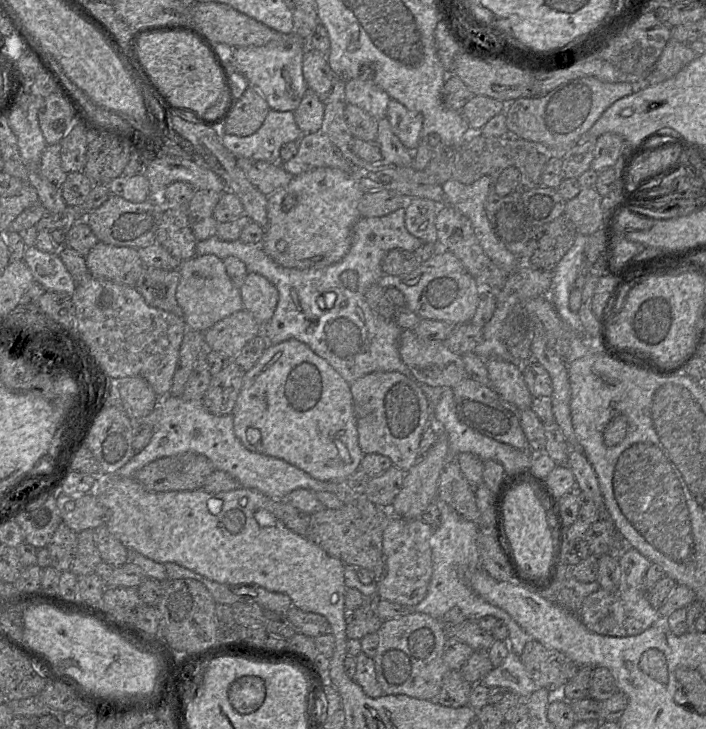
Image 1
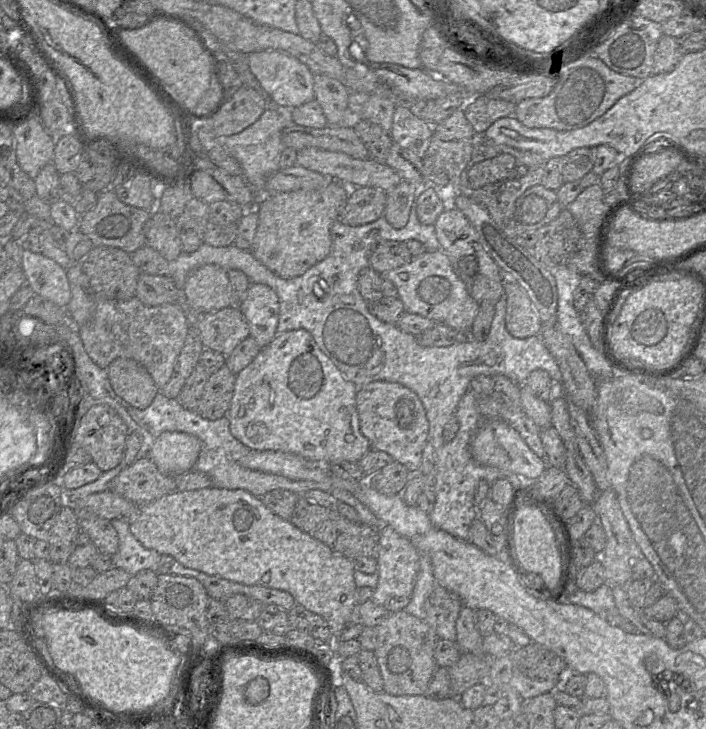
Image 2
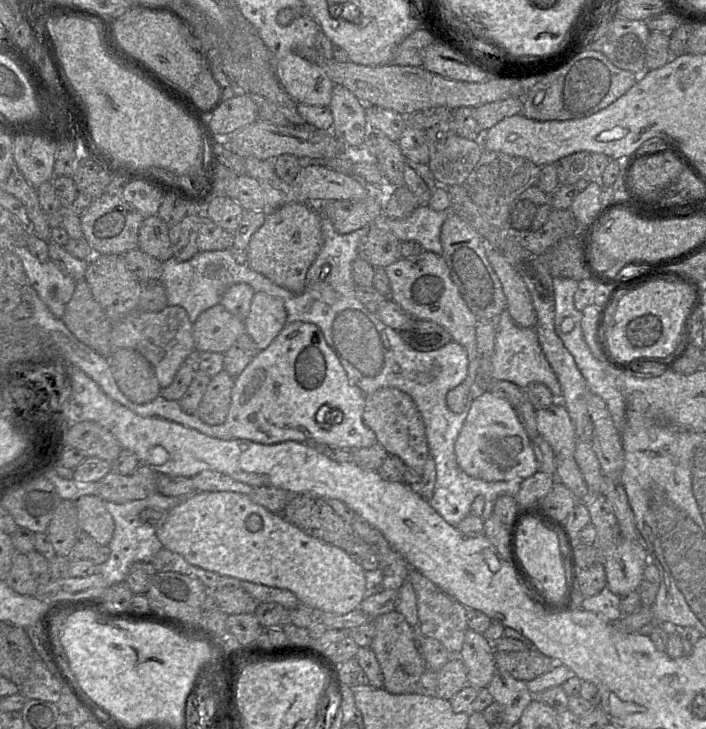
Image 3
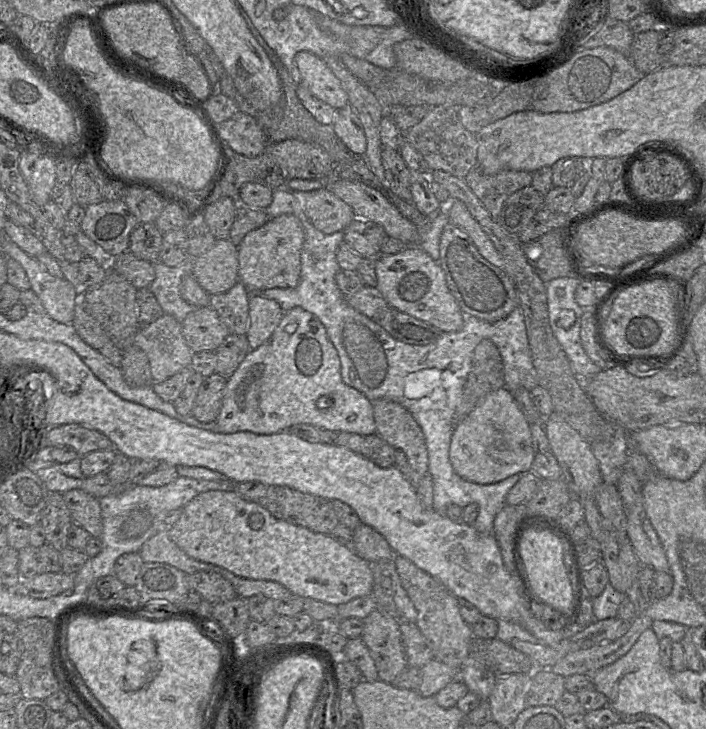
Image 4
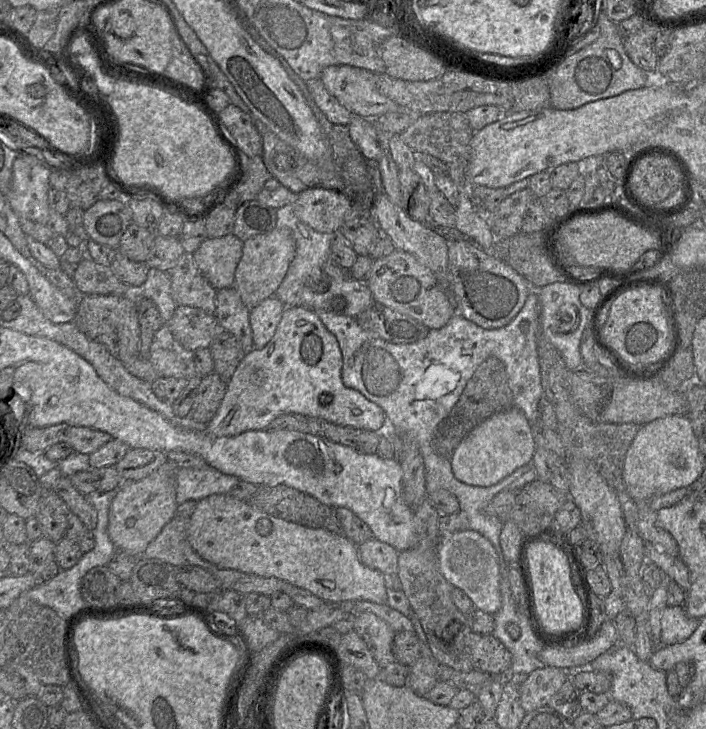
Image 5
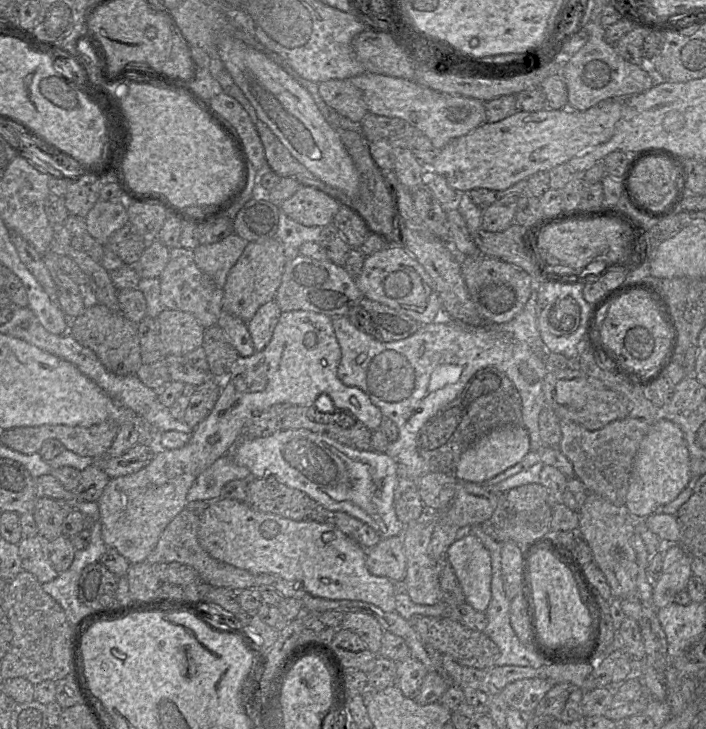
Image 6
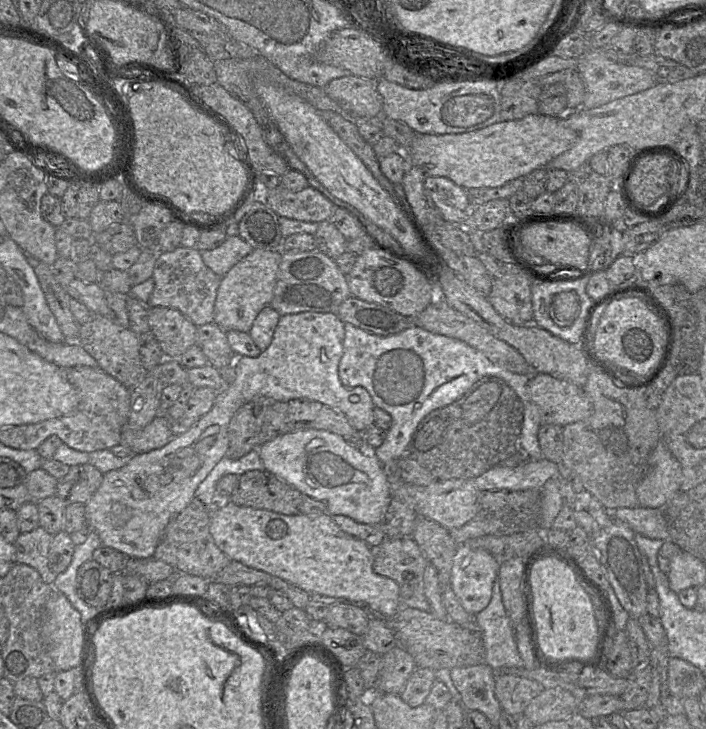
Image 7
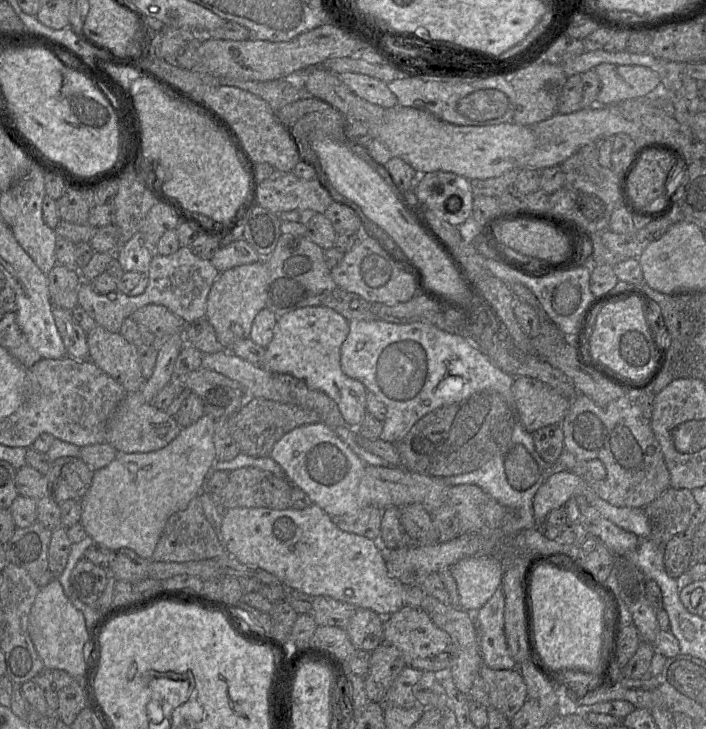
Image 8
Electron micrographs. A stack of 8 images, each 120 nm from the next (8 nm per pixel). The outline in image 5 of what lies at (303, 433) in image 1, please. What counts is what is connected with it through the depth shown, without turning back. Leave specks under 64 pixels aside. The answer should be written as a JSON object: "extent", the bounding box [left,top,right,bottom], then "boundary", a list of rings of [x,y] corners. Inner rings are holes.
{"extent":[206,305,388,437],"boundary":[[[301,305],[287,306],[270,342],[262,349],[249,349],[227,380],[225,396],[217,413],[208,423],[206,432],[214,437],[231,437],[246,431],[265,430],[277,416],[296,413],[340,426],[382,433],[388,426],[383,409],[357,390],[347,388],[342,382],[341,372],[342,354],[336,337],[312,310]]]}

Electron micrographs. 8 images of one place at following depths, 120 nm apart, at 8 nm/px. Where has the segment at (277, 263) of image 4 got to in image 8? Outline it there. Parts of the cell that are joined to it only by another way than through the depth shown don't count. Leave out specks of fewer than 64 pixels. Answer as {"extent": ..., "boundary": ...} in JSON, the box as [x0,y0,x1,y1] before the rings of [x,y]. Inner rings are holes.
{"extent":[205,259,268,350],"boundary":[[[265,259],[220,272],[207,298],[205,318],[215,330],[224,350],[241,339],[249,338],[255,316],[266,307],[268,267]]]}

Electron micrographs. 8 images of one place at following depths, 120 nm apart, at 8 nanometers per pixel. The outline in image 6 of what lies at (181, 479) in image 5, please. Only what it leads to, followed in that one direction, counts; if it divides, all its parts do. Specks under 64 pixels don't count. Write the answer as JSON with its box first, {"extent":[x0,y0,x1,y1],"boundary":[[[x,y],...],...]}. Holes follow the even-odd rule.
{"extent":[187,454,250,503],"boundary":[[[225,454],[197,477],[187,493],[187,503],[197,500],[215,501],[221,498],[222,489],[228,482],[248,481],[250,478],[248,468],[238,465],[229,454]]]}

